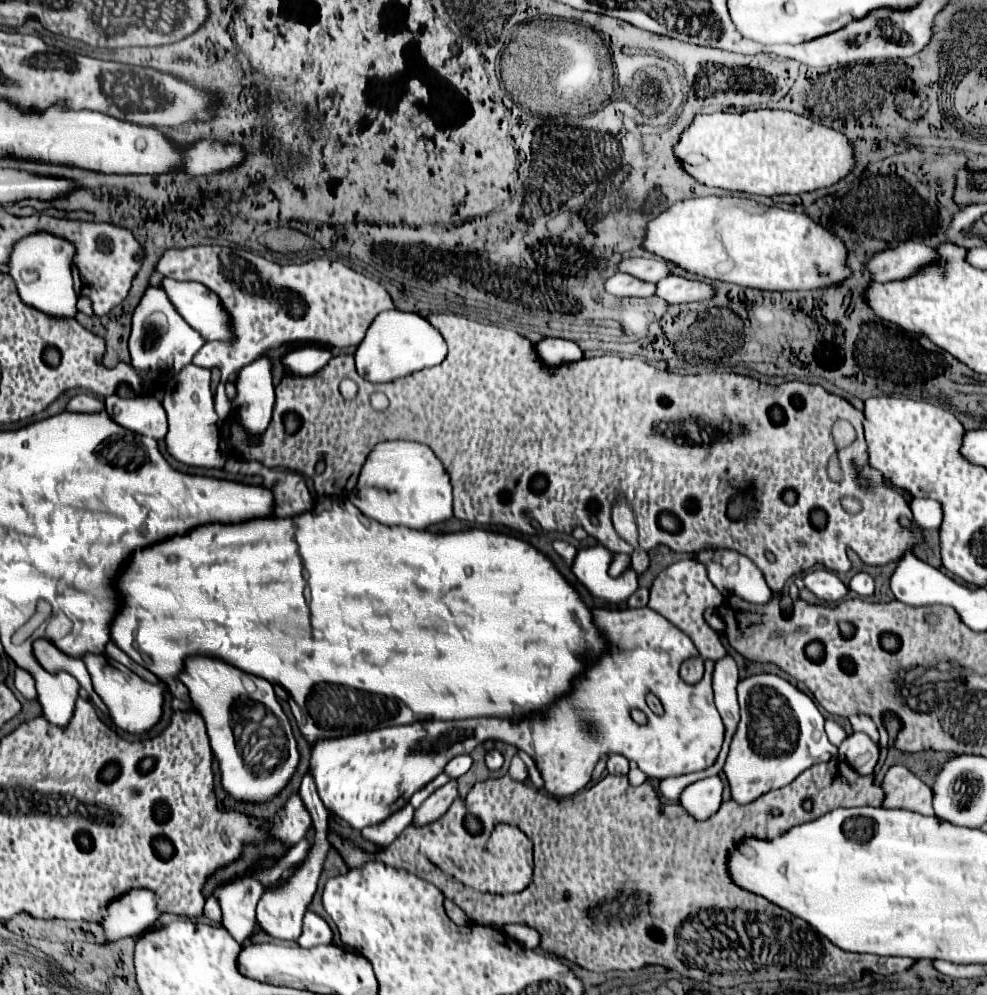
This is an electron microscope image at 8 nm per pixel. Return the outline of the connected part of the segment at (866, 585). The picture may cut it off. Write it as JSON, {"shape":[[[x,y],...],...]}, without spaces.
{"shape":[[[864,572],[856,574],[852,578],[852,582],[850,582],[850,590],[854,590],[860,596],[872,596],[872,592],[874,592],[874,580],[872,580],[872,576],[868,576]]]}

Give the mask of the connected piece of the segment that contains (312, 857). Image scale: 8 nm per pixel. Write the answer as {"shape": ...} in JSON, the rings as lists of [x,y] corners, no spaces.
{"shape":[[[306,772],[304,780],[302,780],[302,786],[300,786],[300,796],[314,820],[314,844],[306,856],[306,860],[302,860],[294,874],[276,890],[266,890],[258,902],[258,910],[256,910],[256,920],[260,922],[262,930],[268,932],[270,936],[274,938],[280,938],[280,940],[296,940],[300,936],[300,930],[302,930],[302,920],[304,920],[304,912],[308,912],[310,904],[312,904],[312,898],[316,894],[316,888],[318,888],[318,878],[320,878],[320,872],[322,872],[322,866],[324,866],[324,860],[326,860],[326,854],[330,850],[330,842],[328,842],[328,812],[314,788],[314,780],[310,776],[310,772]]]}

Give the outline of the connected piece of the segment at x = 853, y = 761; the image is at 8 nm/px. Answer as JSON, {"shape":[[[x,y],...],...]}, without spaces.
{"shape":[[[852,732],[840,744],[840,758],[844,758],[856,772],[870,774],[878,762],[878,746],[864,732]]]}

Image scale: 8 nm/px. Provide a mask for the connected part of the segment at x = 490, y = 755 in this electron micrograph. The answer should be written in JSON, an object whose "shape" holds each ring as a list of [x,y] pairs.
{"shape":[[[492,749],[485,755],[485,764],[490,770],[500,770],[502,764],[504,764],[504,758],[502,758],[502,754],[498,750]]]}

